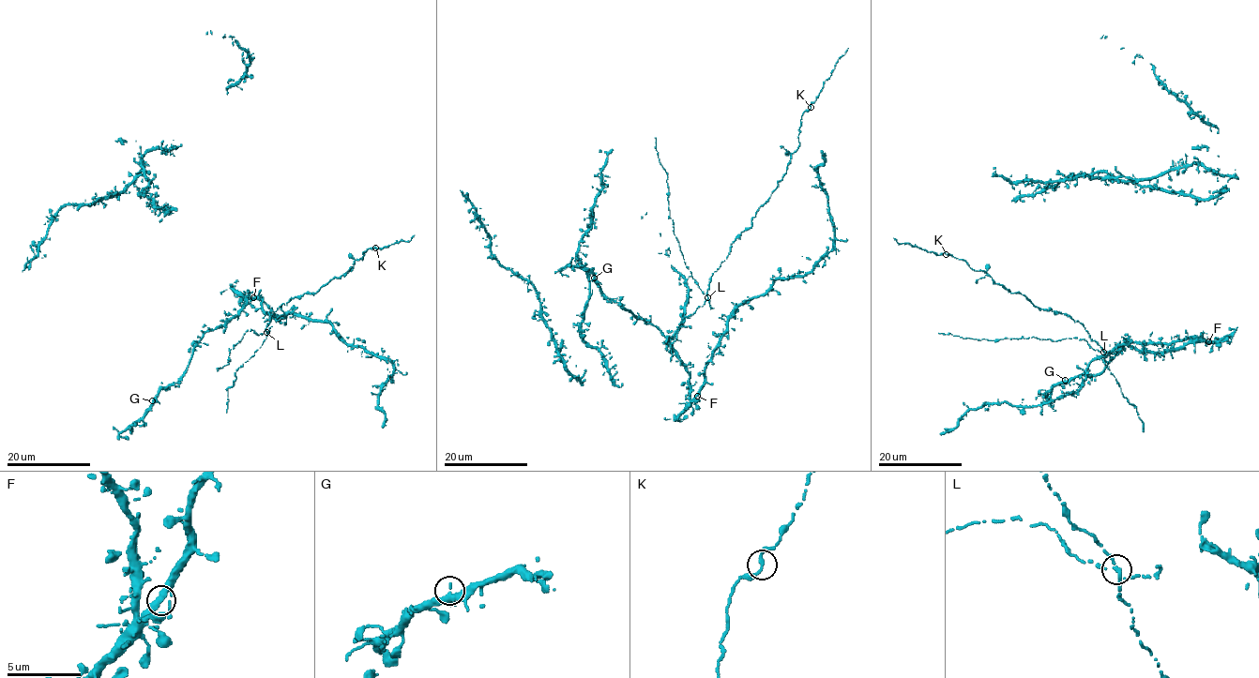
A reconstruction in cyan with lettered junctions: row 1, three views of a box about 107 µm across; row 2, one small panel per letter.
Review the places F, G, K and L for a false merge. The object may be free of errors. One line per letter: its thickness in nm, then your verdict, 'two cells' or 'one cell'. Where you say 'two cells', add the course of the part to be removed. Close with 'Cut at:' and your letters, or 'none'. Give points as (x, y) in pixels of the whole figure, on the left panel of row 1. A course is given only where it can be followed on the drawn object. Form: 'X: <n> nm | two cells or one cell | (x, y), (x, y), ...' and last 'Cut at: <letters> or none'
F: 320 nm | one cell
G: 320 nm | one cell
K: 200 nm | one cell
L: 190 nm | two cells | (266, 333), (259, 335), (250, 329), (246, 332), (230, 351), (229, 364), (217, 370)
Cut at: L

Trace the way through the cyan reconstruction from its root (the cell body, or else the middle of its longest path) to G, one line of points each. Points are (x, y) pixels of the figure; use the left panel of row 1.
G: (252, 299), (245, 298), (244, 308), (226, 323), (205, 332), (178, 381), (161, 389), (152, 400)

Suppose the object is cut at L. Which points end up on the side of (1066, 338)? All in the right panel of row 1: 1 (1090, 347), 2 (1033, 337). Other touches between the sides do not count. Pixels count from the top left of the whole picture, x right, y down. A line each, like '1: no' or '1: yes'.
1: yes
2: yes

